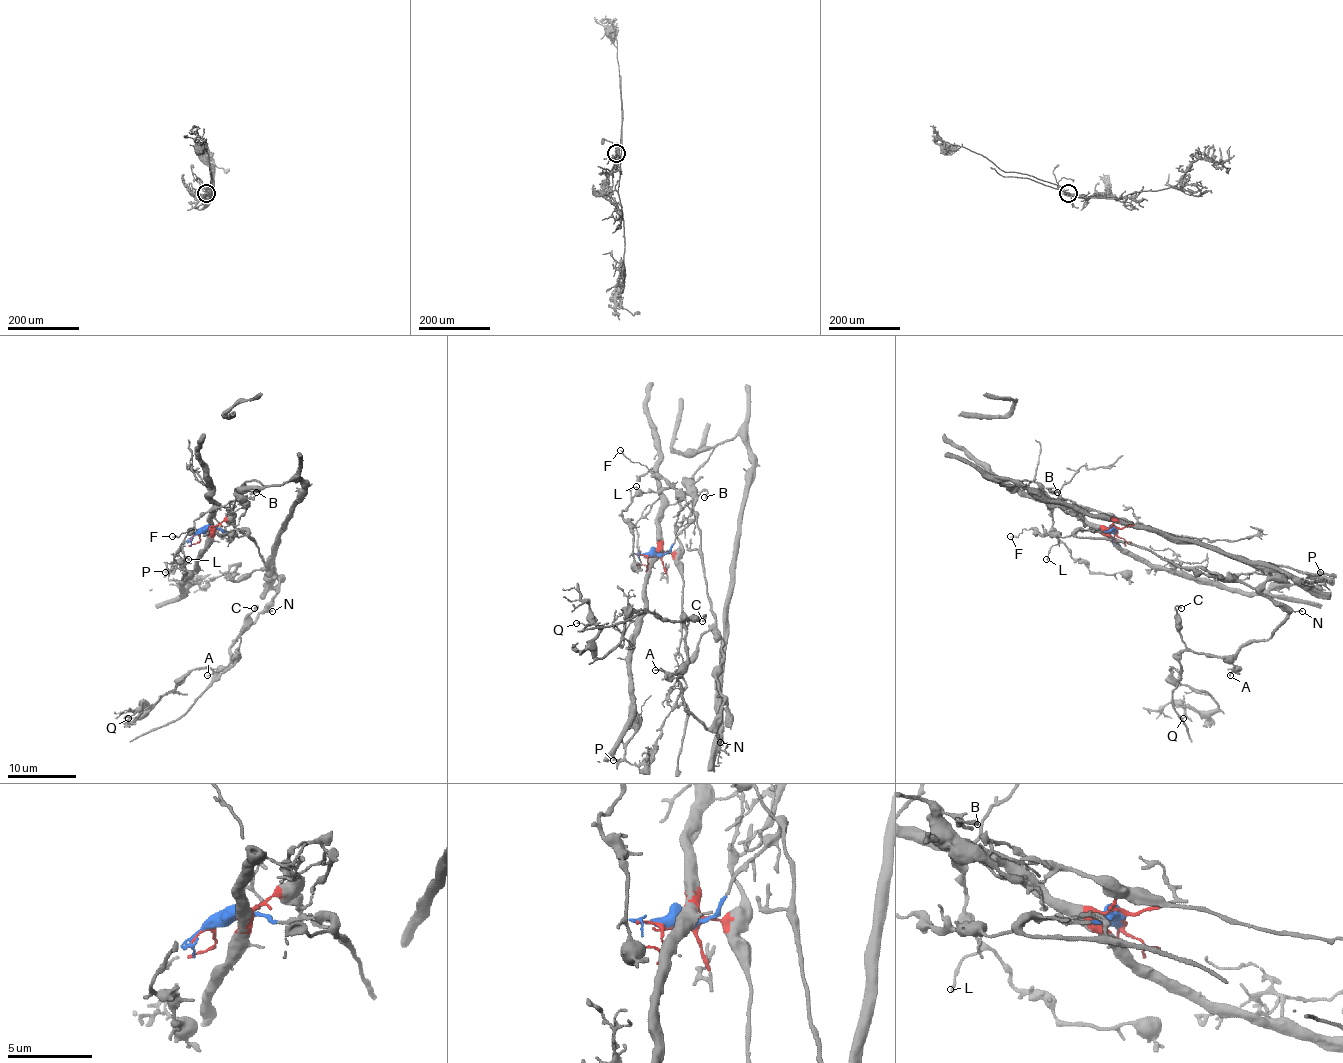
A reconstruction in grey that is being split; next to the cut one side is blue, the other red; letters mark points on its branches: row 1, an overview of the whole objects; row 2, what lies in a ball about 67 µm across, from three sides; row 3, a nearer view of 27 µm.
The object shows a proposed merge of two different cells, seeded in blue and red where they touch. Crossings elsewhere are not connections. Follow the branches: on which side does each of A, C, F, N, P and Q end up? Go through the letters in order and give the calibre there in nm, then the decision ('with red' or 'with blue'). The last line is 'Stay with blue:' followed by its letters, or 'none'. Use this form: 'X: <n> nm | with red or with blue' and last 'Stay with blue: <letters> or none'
A: 110 nm | with blue
C: 200 nm | with blue
F: 120 nm | with blue
N: 110 nm | with blue
P: 120 nm | with red
Q: 140 nm | with blue
Stay with blue: A, C, F, N, Q

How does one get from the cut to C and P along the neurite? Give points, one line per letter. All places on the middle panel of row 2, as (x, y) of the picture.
C: (652, 554), (696, 517), (722, 642), (722, 712), (708, 728), (684, 706), (679, 675), (688, 621), (701, 621)
P: (652, 556), (664, 551), (652, 563), (631, 652), (634, 735), (626, 754), (616, 764), (612, 761)

